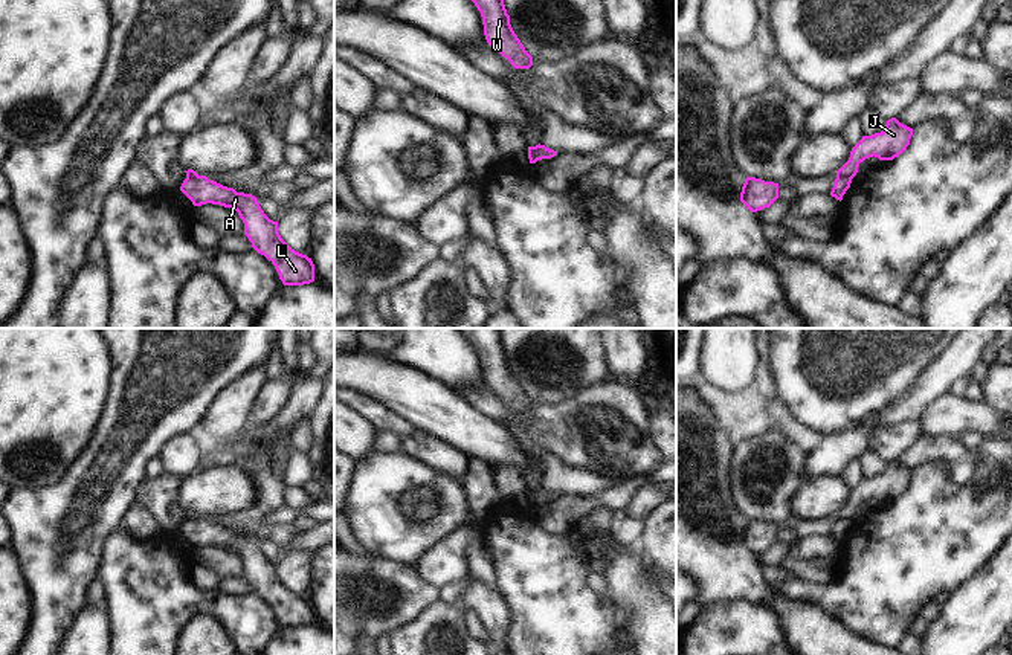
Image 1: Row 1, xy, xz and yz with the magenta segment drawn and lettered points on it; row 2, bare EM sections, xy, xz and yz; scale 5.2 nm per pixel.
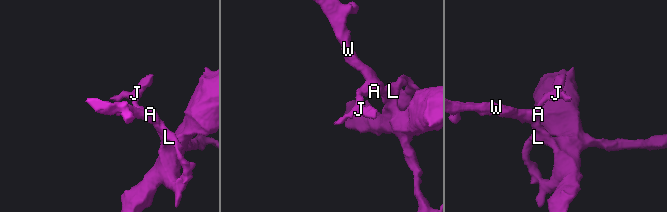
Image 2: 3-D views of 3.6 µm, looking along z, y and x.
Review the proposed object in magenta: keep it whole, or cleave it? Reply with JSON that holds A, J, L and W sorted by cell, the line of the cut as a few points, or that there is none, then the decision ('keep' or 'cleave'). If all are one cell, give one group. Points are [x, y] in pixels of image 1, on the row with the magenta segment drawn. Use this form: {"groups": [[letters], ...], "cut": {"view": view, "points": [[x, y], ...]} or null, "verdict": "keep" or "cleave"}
{"groups": [["A", "L", "W"], ["J"]], "cut": {"view": "yz", "points": [[837, 176], [850, 179]]}, "verdict": "cleave"}

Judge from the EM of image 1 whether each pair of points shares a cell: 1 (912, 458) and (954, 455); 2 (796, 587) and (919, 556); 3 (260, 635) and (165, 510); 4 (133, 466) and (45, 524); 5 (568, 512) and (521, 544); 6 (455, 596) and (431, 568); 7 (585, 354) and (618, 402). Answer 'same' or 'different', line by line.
1: same
2: same
3: different
4: same
5: different
6: different
7: different

